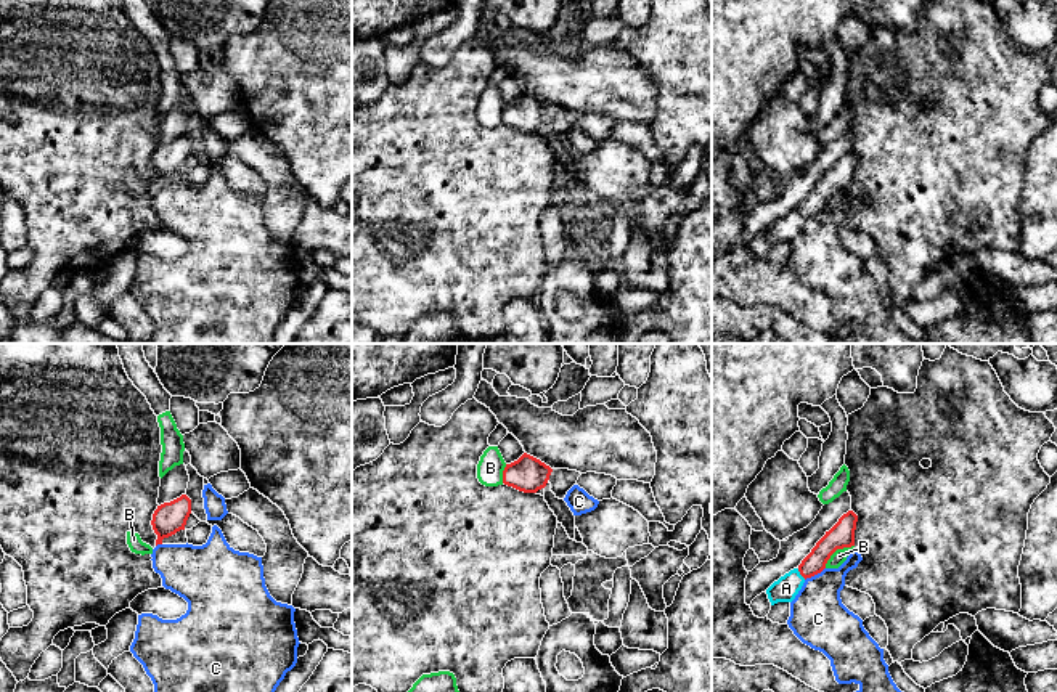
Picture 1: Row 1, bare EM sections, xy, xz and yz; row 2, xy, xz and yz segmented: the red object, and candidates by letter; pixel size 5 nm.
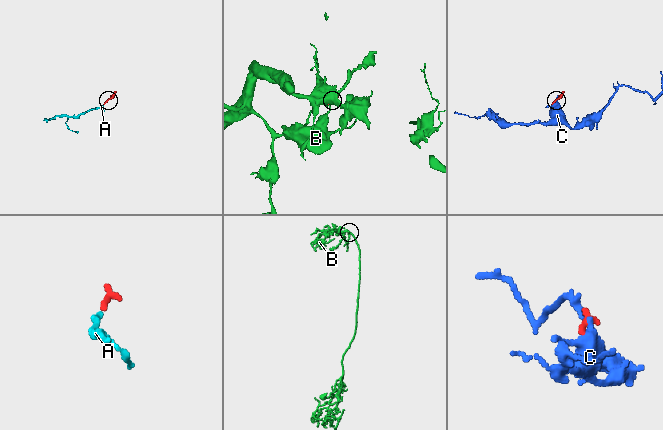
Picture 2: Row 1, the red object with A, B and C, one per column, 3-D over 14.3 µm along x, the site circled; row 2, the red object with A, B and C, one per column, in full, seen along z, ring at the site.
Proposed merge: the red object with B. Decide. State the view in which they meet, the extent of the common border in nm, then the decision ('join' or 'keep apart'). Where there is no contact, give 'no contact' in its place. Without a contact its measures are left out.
meets red in yz; contact 190 nm long; keep apart

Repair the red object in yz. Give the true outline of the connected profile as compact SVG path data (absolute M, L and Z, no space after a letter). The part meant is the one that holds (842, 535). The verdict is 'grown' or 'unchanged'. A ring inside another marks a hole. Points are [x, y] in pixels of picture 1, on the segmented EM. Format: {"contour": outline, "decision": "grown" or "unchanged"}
{"contour": "M853 511L843 514L839 522L816 543L797 568L774 581L766 589L771 605L777 602L792 602L805 580L821 573L837 549L855 546L856 522L858 515Z", "decision": "grown"}

